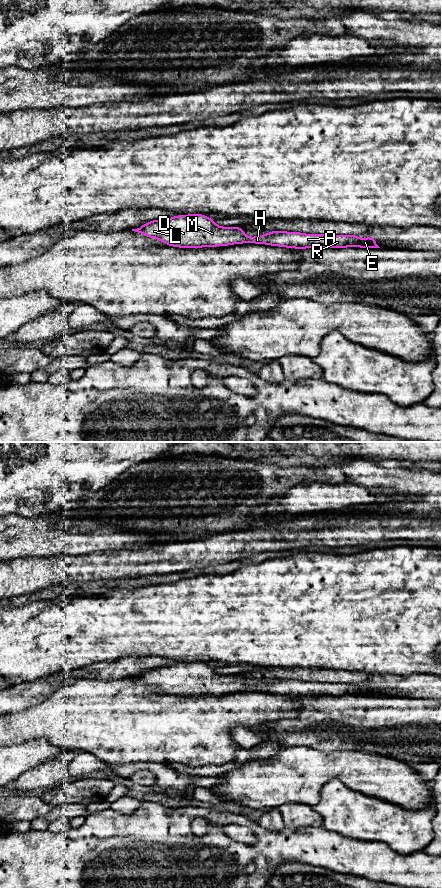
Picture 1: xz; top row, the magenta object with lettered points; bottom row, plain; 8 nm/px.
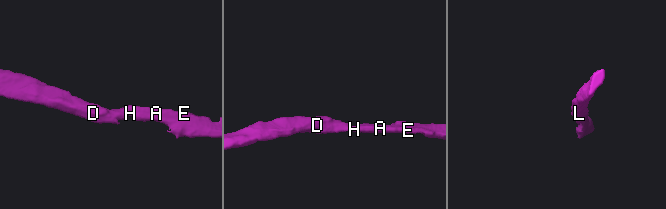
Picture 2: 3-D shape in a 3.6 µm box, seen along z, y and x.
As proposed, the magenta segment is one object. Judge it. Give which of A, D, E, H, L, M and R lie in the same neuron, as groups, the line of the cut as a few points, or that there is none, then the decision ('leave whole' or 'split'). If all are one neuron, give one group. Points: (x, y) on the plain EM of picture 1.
groups A D E H L M R; cut none; leave whole

